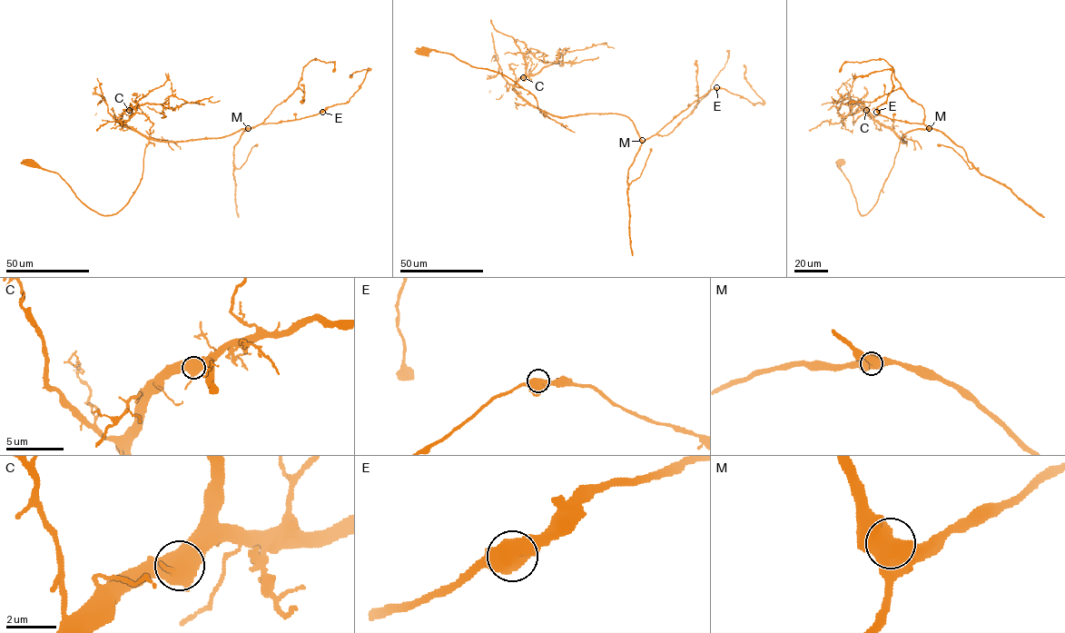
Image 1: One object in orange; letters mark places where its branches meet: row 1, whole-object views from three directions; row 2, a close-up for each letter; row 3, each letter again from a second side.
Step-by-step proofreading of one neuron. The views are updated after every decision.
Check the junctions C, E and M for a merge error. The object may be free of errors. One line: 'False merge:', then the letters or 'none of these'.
False merge: none of these

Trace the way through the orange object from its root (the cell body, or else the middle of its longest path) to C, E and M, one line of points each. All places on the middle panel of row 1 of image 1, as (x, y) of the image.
C: (426, 50), (450, 54), (473, 66), (507, 76), (532, 93), (542, 111), (527, 103), (514, 89), (523, 77)
E: (426, 50), (450, 54), (507, 76), (535, 97), (539, 109), (555, 115), (626, 115), (643, 140), (716, 87)
M: (426, 50), (450, 54), (473, 66), (507, 76), (535, 97), (539, 109), (555, 115), (626, 115), (642, 140)

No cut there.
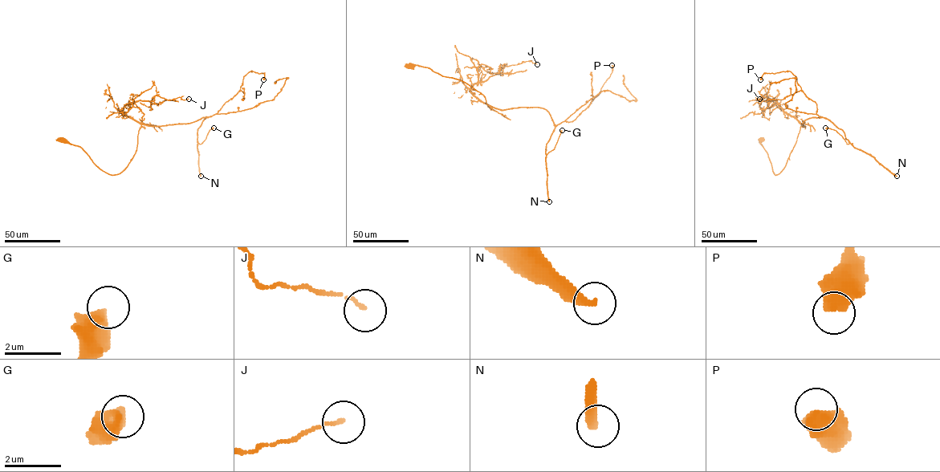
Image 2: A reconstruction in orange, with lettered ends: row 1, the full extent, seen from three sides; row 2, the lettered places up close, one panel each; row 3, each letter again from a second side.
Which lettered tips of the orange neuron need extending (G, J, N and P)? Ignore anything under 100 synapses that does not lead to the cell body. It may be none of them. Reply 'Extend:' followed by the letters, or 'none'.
Extend: N

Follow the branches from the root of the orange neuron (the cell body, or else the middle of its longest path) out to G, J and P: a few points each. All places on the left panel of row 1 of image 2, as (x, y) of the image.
G: (63, 139), (116, 175), (136, 152), (141, 124), (189, 124), (206, 117), (197, 129), (199, 144), (213, 128)
J: (63, 139), (116, 175), (135, 153), (140, 127), (122, 113), (125, 106), (156, 95), (189, 99)
P: (63, 139), (116, 175), (136, 152), (141, 124), (189, 124), (212, 115), (250, 71), (263, 73), (263, 79)

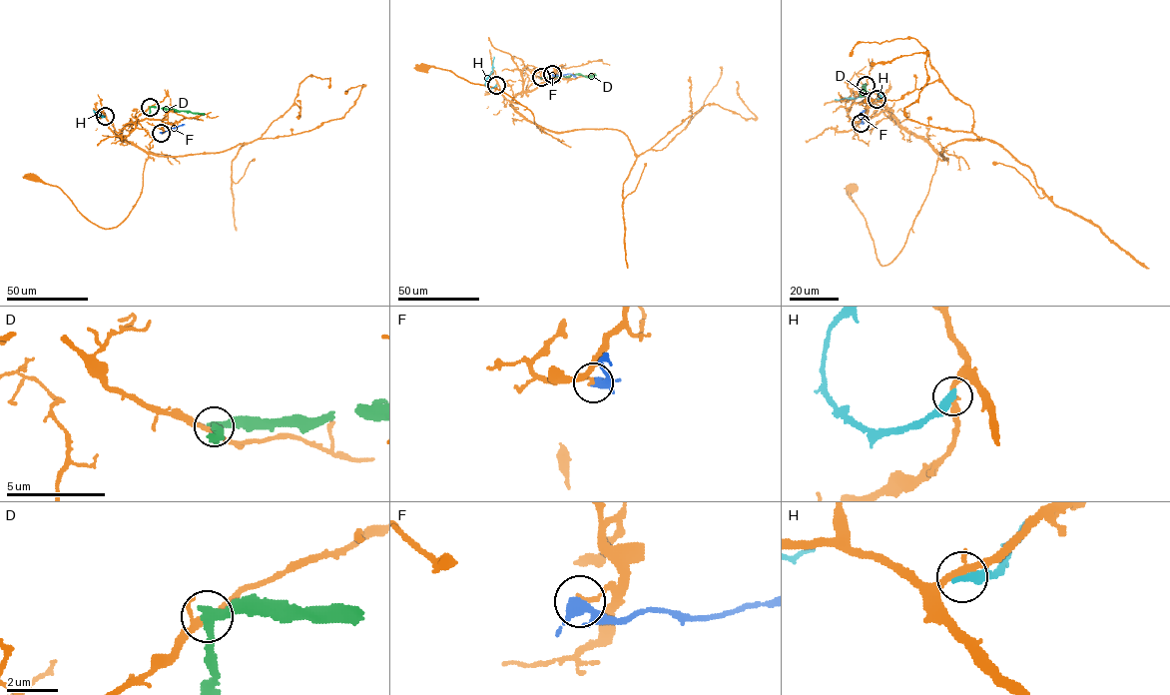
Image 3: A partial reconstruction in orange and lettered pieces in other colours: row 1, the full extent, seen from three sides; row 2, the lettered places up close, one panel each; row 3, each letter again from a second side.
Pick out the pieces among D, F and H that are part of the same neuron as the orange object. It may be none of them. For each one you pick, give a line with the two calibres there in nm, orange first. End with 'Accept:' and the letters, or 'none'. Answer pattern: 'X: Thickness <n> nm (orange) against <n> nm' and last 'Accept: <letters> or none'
Accept: none

